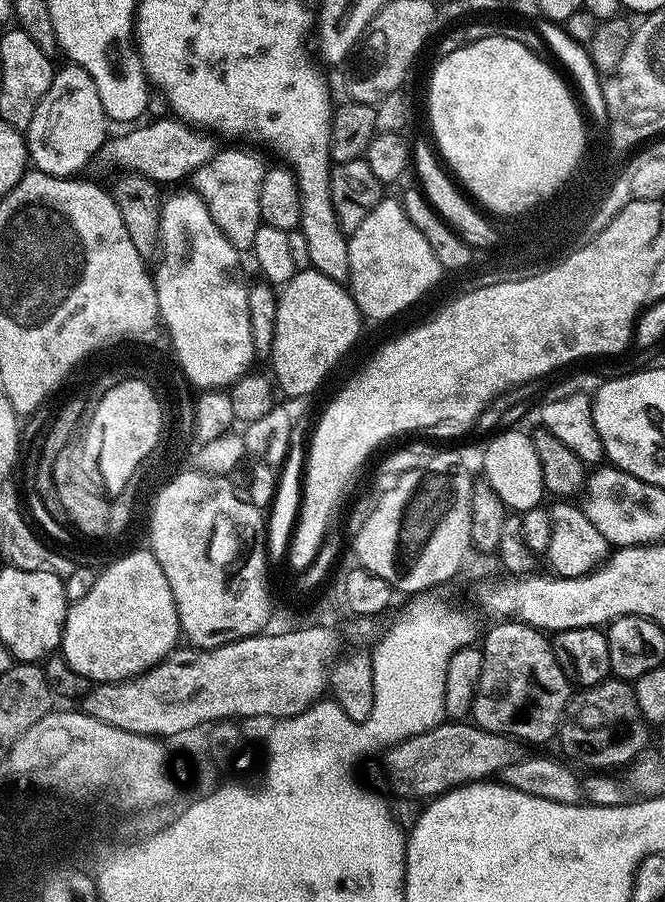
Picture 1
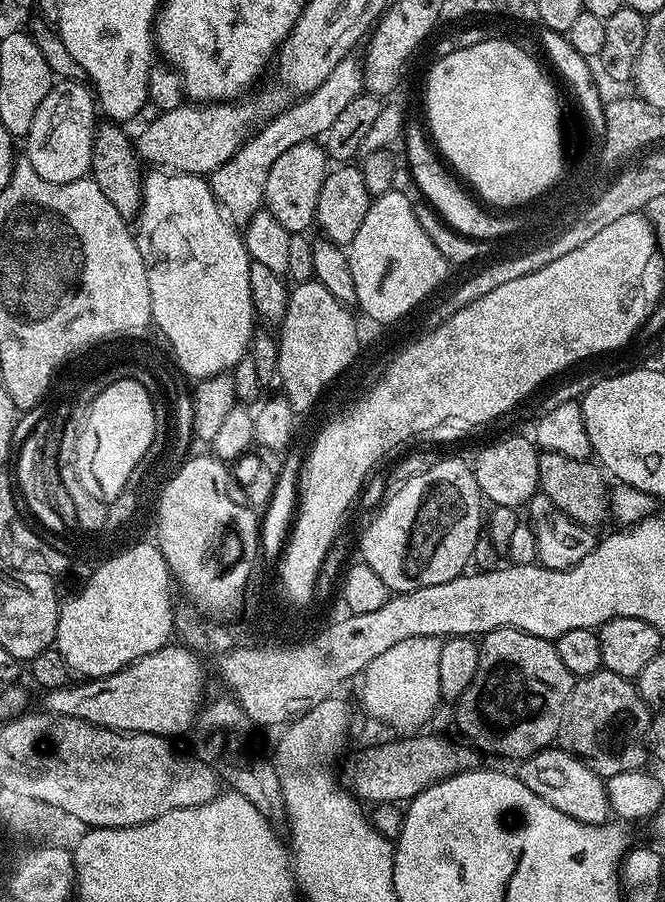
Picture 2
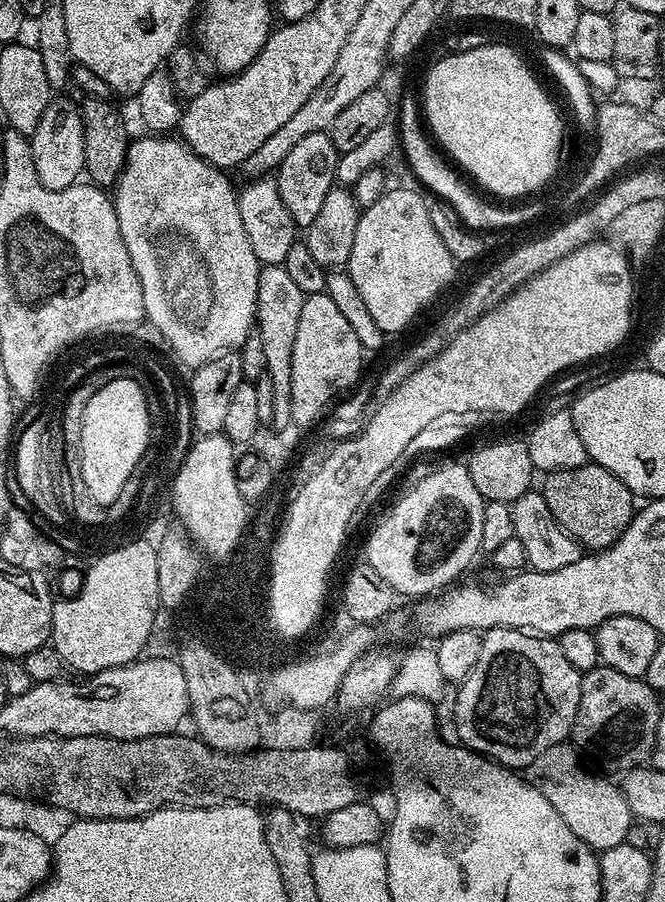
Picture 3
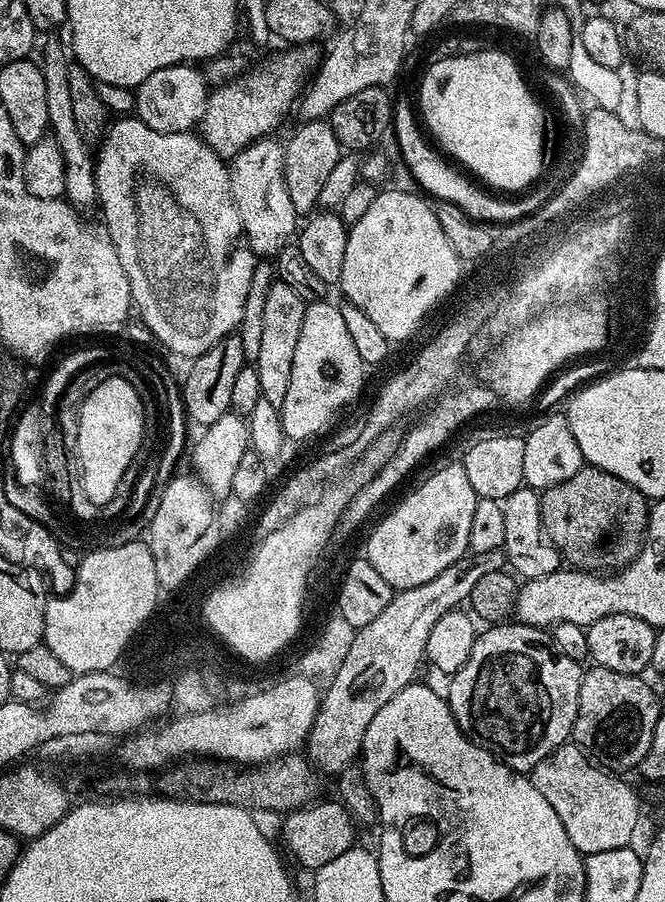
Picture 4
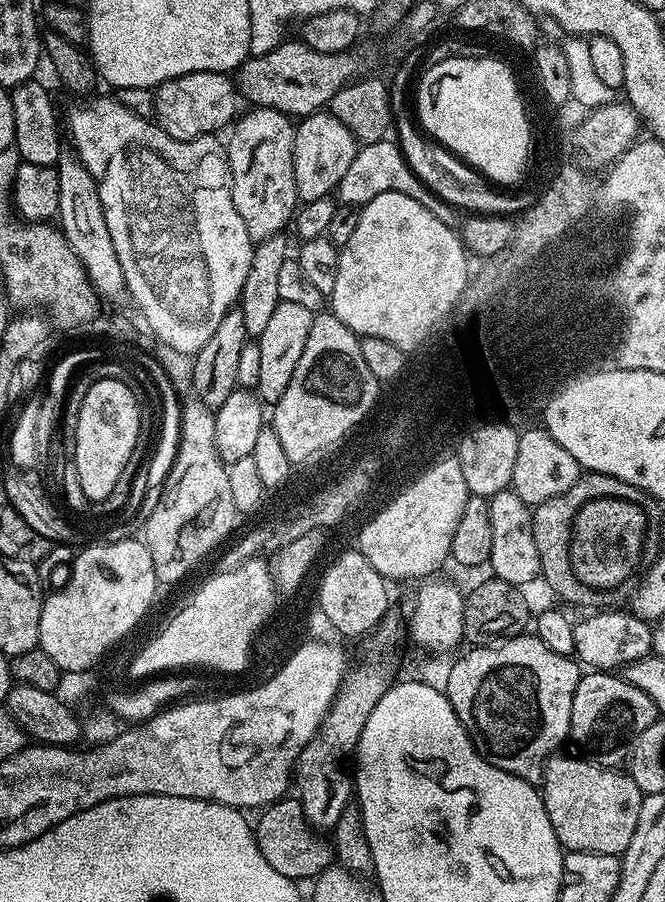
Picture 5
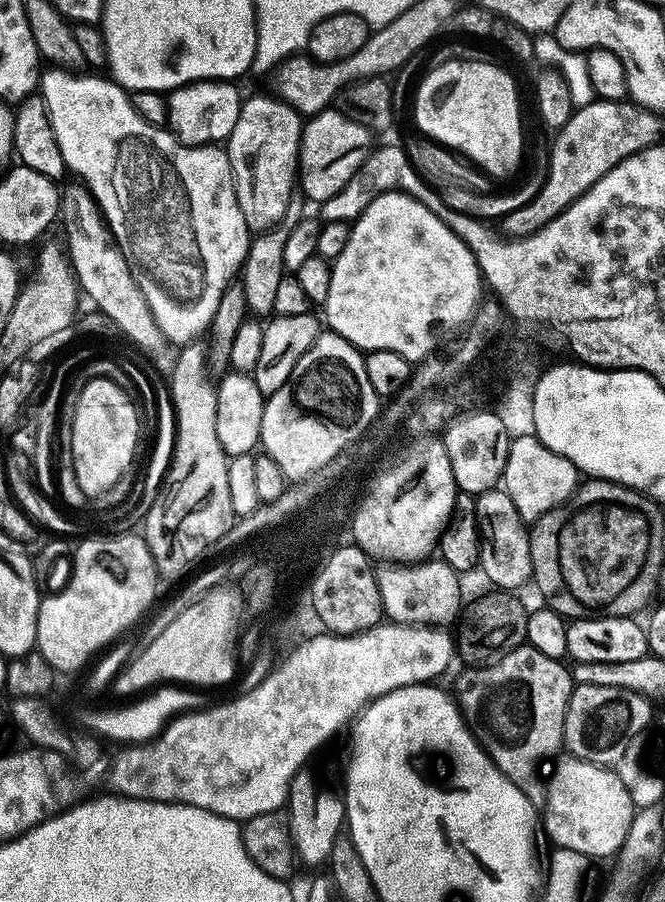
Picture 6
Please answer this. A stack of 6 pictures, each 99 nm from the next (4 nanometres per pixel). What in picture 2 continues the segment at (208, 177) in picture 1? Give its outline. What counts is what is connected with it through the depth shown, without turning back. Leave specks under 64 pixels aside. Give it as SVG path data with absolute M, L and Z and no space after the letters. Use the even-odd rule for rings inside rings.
M355 55L347 56L345 60L338 62L338 66L334 66L334 70L330 70L330 78L326 78L326 82L318 86L318 90L297 99L279 116L265 124L256 135L248 137L232 157L210 174L212 192L228 219L237 226L246 226L250 218L261 211L266 178L273 169L274 162L278 162L278 157L285 150L290 150L290 146L298 146L298 142L323 137L330 130L330 125L338 119L338 113L364 91L363 63Z

